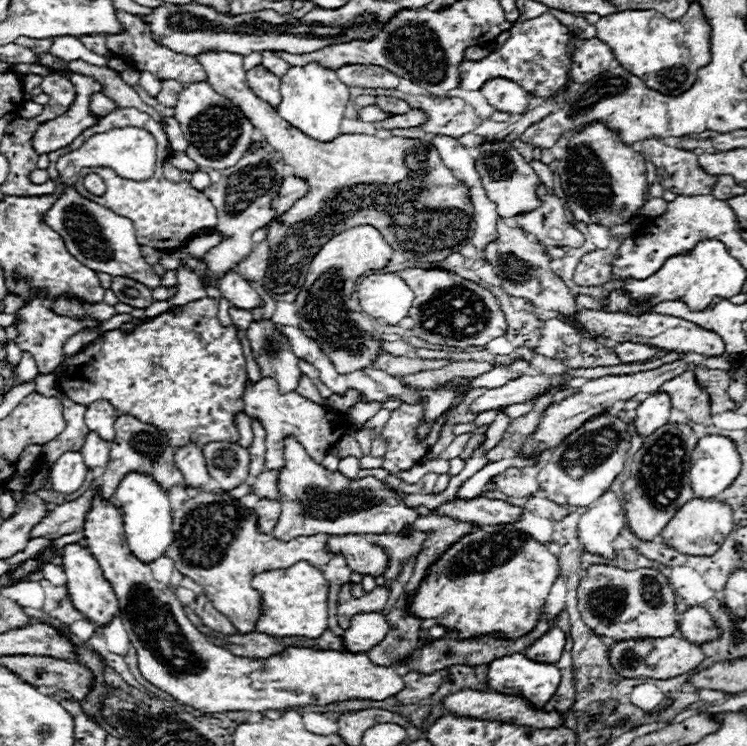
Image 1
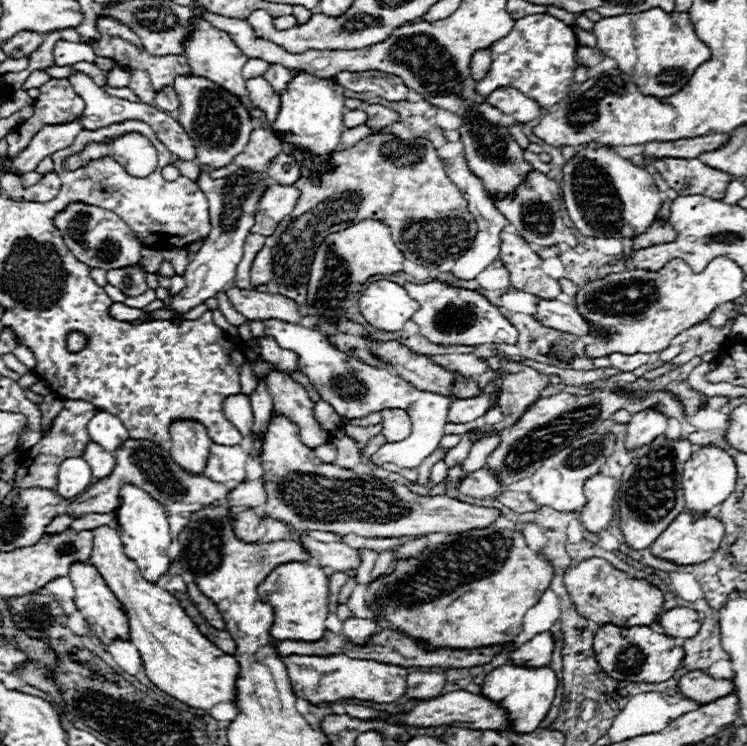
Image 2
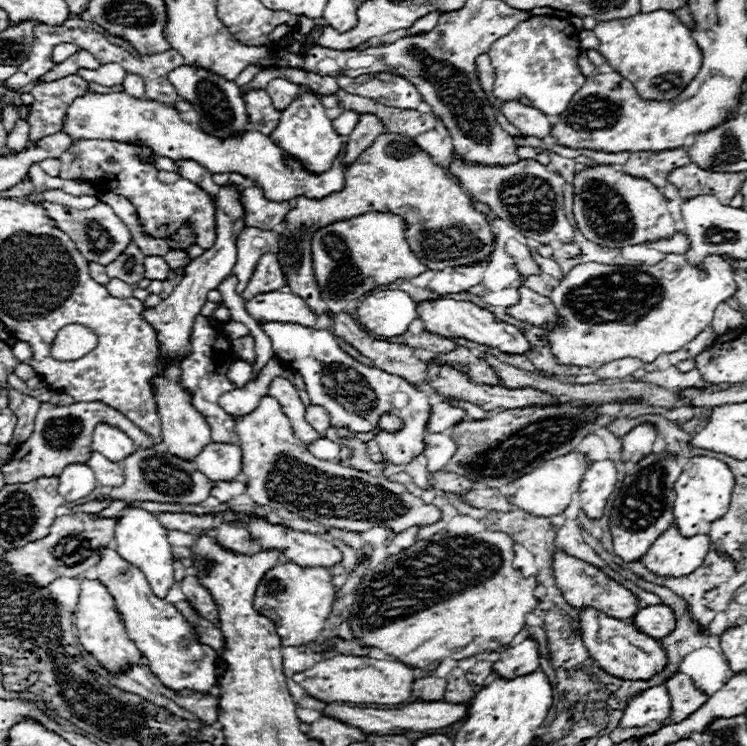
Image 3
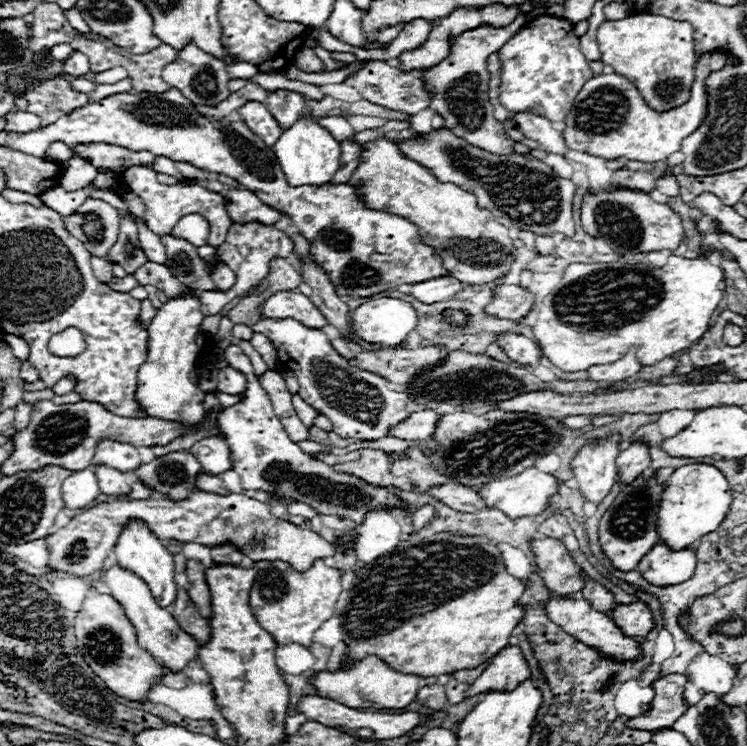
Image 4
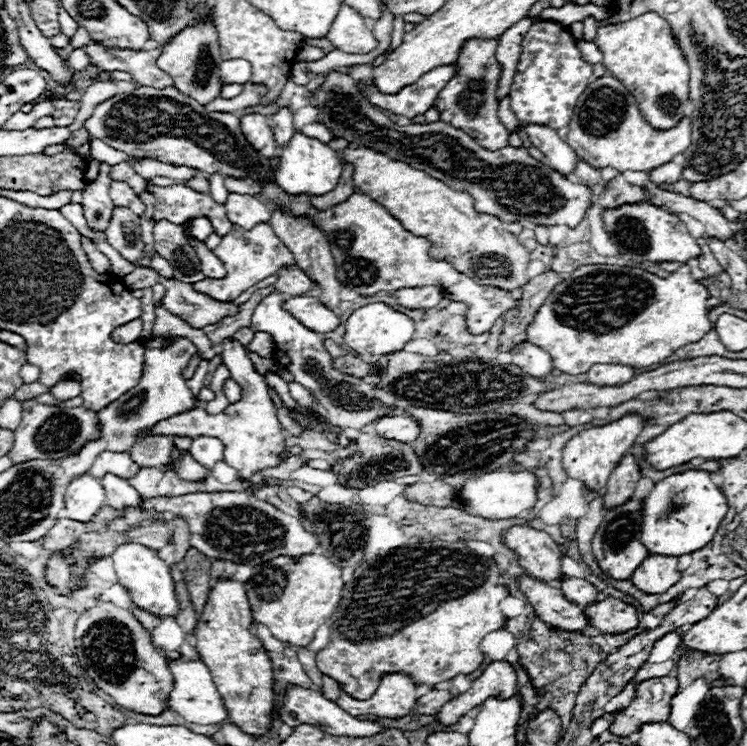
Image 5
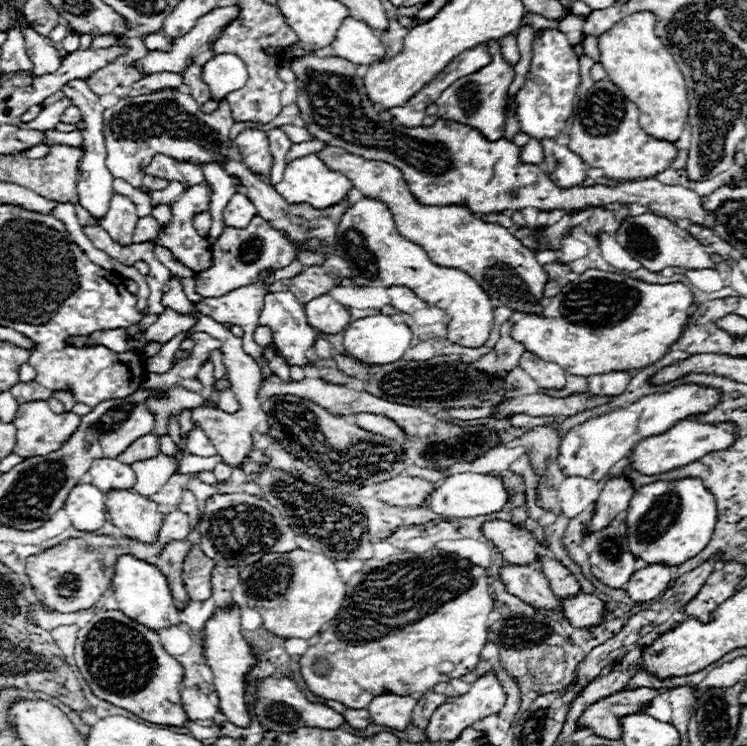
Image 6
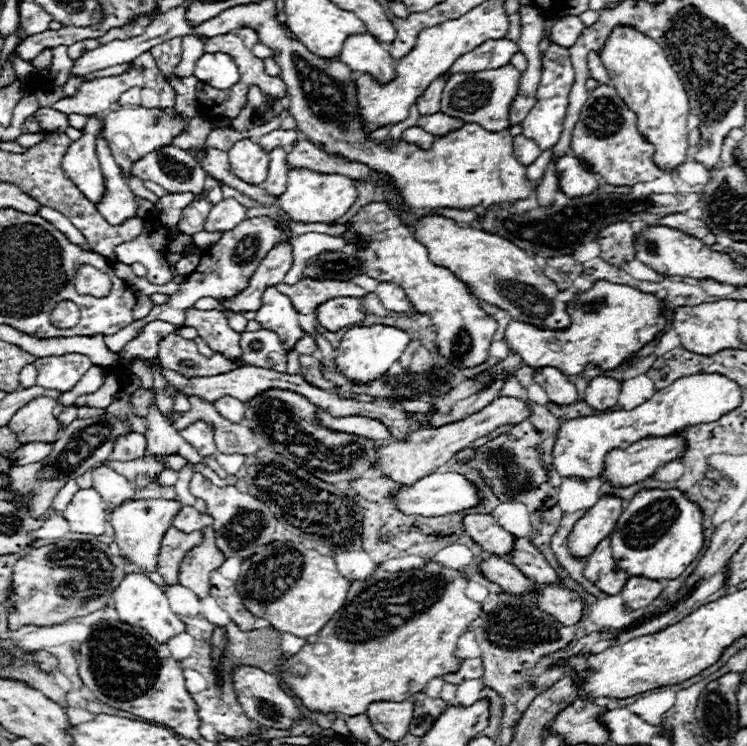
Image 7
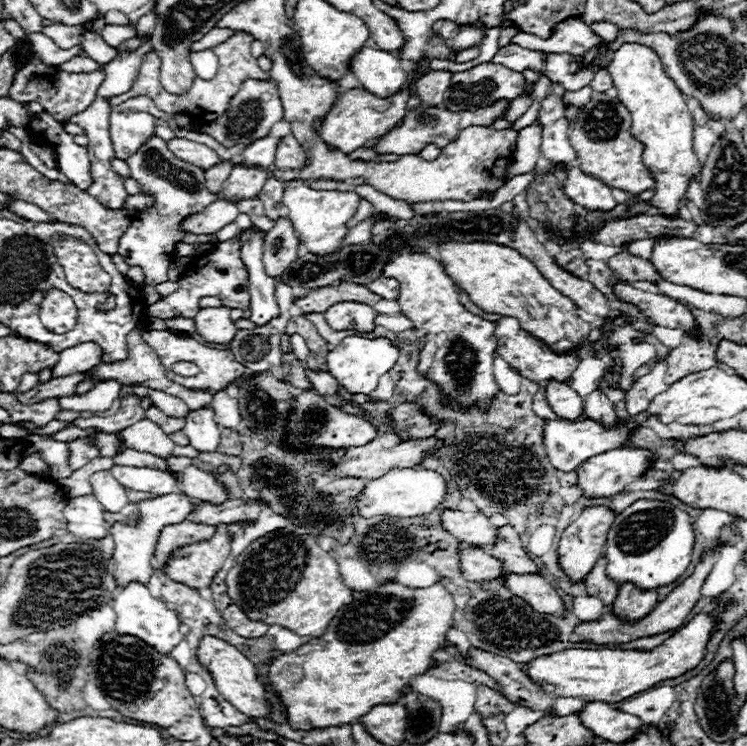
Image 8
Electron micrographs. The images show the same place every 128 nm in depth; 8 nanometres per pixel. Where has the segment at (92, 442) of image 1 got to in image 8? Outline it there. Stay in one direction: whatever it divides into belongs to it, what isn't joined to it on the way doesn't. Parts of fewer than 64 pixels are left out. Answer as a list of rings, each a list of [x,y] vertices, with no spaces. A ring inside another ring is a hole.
[[[174,492],[174,494],[166,494],[166,496],[156,496],[156,498],[142,500],[136,504],[136,510],[140,512],[140,520],[136,524],[116,522],[110,528],[110,534],[114,536],[114,542],[116,542],[116,548],[114,548],[116,572],[114,572],[114,576],[120,586],[128,584],[130,580],[142,580],[142,584],[146,584],[150,580],[150,576],[154,574],[150,560],[154,556],[156,542],[158,542],[162,528],[168,524],[178,524],[178,522],[186,520],[186,516],[192,512],[192,508],[194,508],[194,504],[190,502],[190,498],[186,494]]]

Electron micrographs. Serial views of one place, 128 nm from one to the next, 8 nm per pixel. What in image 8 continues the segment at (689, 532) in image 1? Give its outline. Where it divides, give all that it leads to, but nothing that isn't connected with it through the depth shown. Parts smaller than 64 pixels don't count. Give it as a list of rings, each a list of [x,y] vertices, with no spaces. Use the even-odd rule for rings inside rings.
[[[624,584],[616,596],[614,614],[624,620],[640,620],[658,604],[656,590],[640,590],[634,584]]]

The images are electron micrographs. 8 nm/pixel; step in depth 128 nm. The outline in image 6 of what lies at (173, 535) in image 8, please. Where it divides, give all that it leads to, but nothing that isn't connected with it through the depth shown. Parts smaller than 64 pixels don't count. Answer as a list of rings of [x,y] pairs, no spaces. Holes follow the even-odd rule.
[[[174,540],[164,548],[164,552],[156,564],[158,568],[162,568],[162,572],[166,572],[166,578],[172,588],[172,596],[174,596],[178,610],[182,610],[188,602],[188,594],[186,594],[184,582],[182,582],[182,562],[184,562],[188,550],[190,550],[188,540]]]

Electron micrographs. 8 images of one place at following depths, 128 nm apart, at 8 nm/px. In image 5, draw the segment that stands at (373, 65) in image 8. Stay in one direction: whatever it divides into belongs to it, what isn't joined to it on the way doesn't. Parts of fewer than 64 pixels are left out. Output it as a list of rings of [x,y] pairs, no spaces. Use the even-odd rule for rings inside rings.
[[[342,4],[342,8],[338,10],[338,16],[334,18],[334,22],[330,26],[328,40],[338,50],[348,52],[348,54],[370,52],[378,44],[376,38],[372,36],[372,32],[364,26],[364,18],[346,4]]]

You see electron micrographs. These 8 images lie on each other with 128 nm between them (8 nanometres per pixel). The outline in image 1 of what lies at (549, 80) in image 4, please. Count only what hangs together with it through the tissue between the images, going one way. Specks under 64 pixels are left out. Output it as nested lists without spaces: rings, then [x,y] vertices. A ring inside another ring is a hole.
[[[542,14],[532,20],[520,22],[512,28],[508,42],[500,48],[490,52],[482,60],[462,60],[460,62],[460,88],[462,90],[480,90],[480,86],[494,76],[502,76],[520,84],[526,92],[532,92],[538,98],[548,98],[556,94],[570,70],[570,58],[566,52],[568,42],[568,28],[562,26],[552,14]]]

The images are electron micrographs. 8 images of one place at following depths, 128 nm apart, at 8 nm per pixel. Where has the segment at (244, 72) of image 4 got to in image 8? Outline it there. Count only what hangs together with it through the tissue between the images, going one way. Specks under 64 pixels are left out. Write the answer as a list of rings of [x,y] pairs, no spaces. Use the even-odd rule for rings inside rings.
[[[212,48],[190,54],[190,62],[196,76],[202,80],[212,80],[218,74],[218,56],[212,52]]]

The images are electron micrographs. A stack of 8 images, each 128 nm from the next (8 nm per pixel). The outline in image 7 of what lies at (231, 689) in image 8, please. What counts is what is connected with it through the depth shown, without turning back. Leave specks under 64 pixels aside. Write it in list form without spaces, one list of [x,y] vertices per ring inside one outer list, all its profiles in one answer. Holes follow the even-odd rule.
[[[242,666],[242,668],[232,670],[232,682],[234,682],[236,694],[238,694],[238,702],[242,704],[246,716],[250,716],[250,720],[258,722],[260,726],[288,730],[294,722],[304,720],[304,714],[300,712],[296,700],[282,690],[282,686],[274,674],[254,668],[254,666]]]

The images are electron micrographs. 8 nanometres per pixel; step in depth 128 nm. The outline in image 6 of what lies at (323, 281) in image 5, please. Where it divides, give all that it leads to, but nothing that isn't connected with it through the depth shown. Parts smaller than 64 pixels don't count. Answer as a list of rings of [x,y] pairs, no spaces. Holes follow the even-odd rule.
[[[230,160],[224,164],[224,170],[228,174],[234,174],[234,176],[240,176],[242,184],[244,184],[244,192],[246,196],[250,196],[250,200],[254,200],[254,206],[258,208],[258,216],[262,216],[272,228],[278,228],[282,234],[286,234],[296,246],[302,244],[304,240],[312,240],[312,238],[318,238],[326,244],[324,250],[318,250],[318,252],[310,252],[310,250],[298,250],[296,248],[296,258],[300,260],[302,266],[324,266],[326,260],[330,258],[330,248],[334,246],[334,234],[336,234],[336,226],[338,226],[338,220],[340,216],[346,212],[346,208],[350,206],[348,202],[348,196],[344,196],[344,200],[340,200],[338,204],[332,204],[330,208],[324,208],[324,210],[318,210],[310,204],[288,204],[268,182],[264,182],[262,178],[254,176],[246,164],[238,162],[238,160]]]

